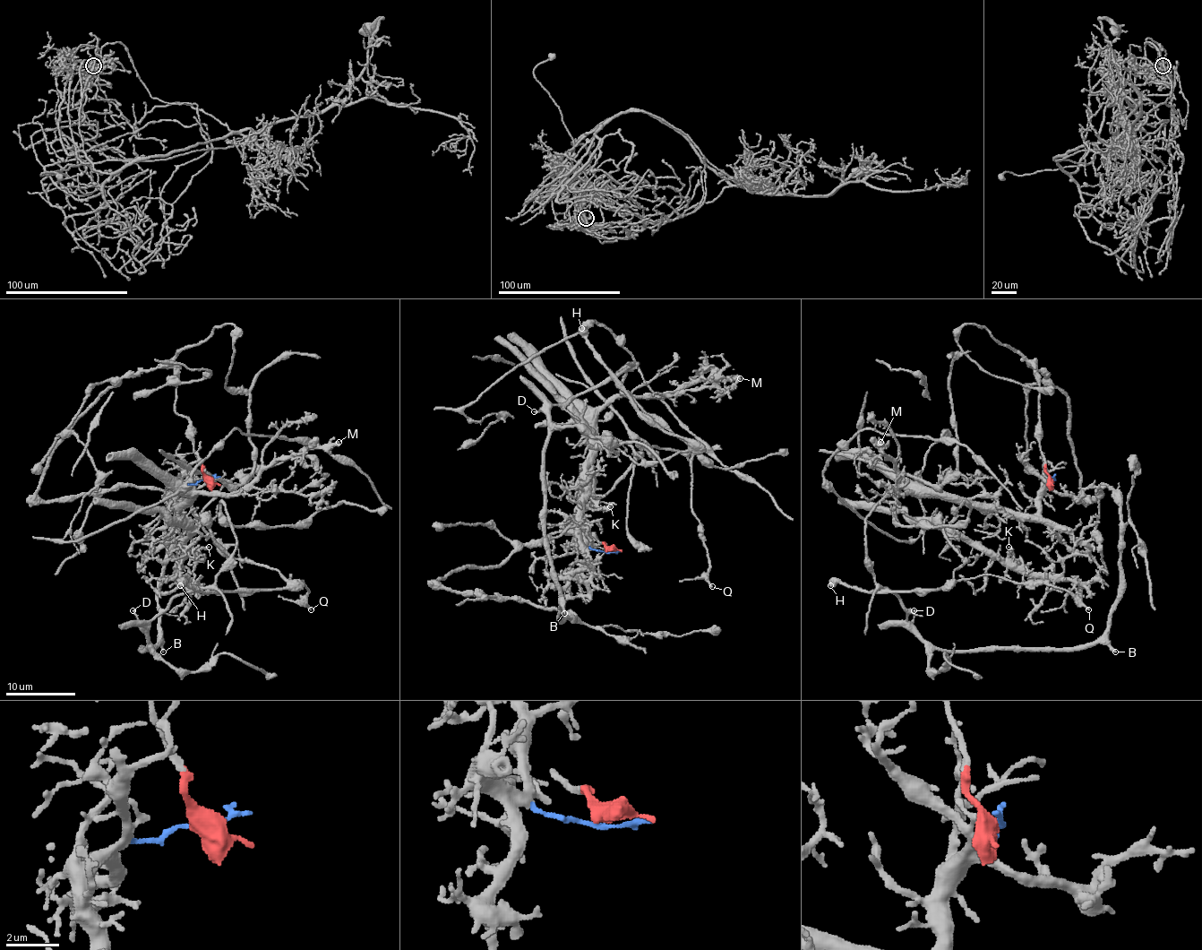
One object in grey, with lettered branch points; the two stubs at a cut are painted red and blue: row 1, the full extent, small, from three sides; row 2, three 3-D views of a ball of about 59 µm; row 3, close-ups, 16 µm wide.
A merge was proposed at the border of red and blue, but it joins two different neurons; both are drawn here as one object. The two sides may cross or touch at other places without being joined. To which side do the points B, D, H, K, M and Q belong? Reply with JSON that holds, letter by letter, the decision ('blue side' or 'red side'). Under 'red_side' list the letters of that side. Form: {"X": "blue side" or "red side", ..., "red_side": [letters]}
{"B": "red side", "D": "red side", "H": "red side", "K": "blue side", "M": "blue side", "Q": "red side", "red_side": ["B", "D", "H", "Q"]}

